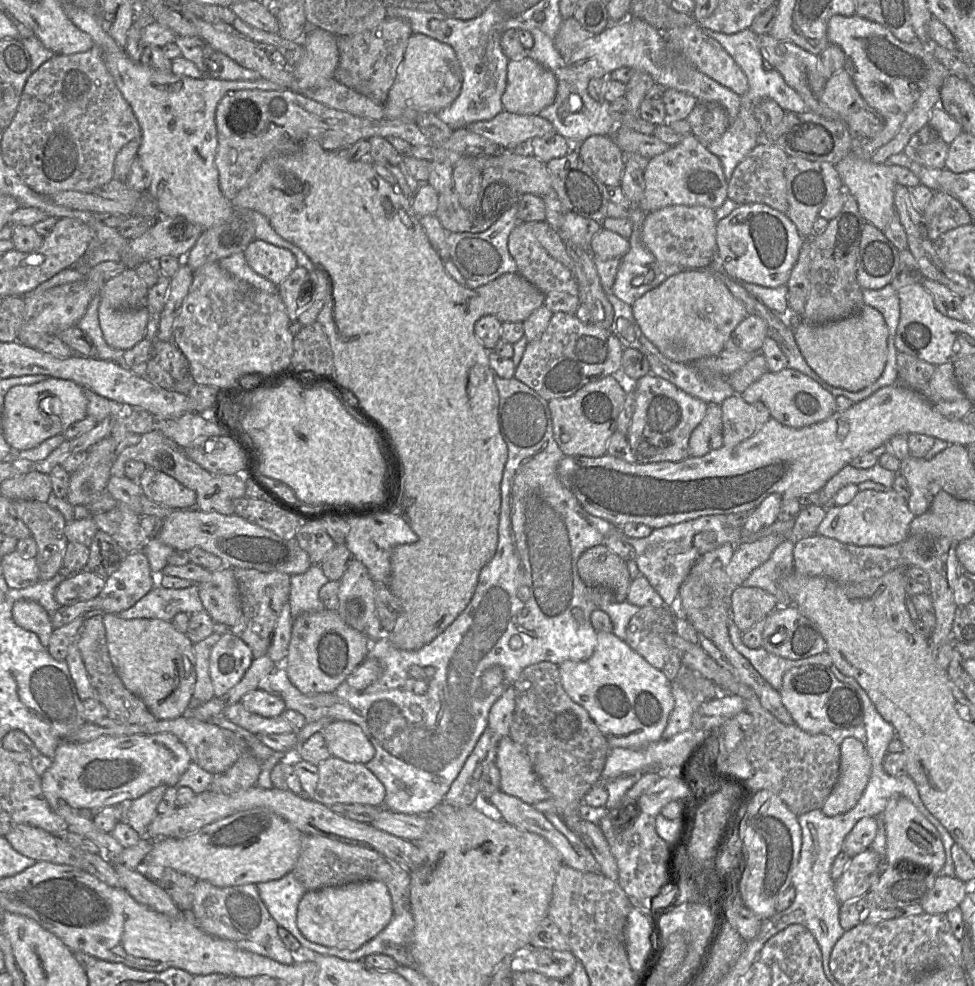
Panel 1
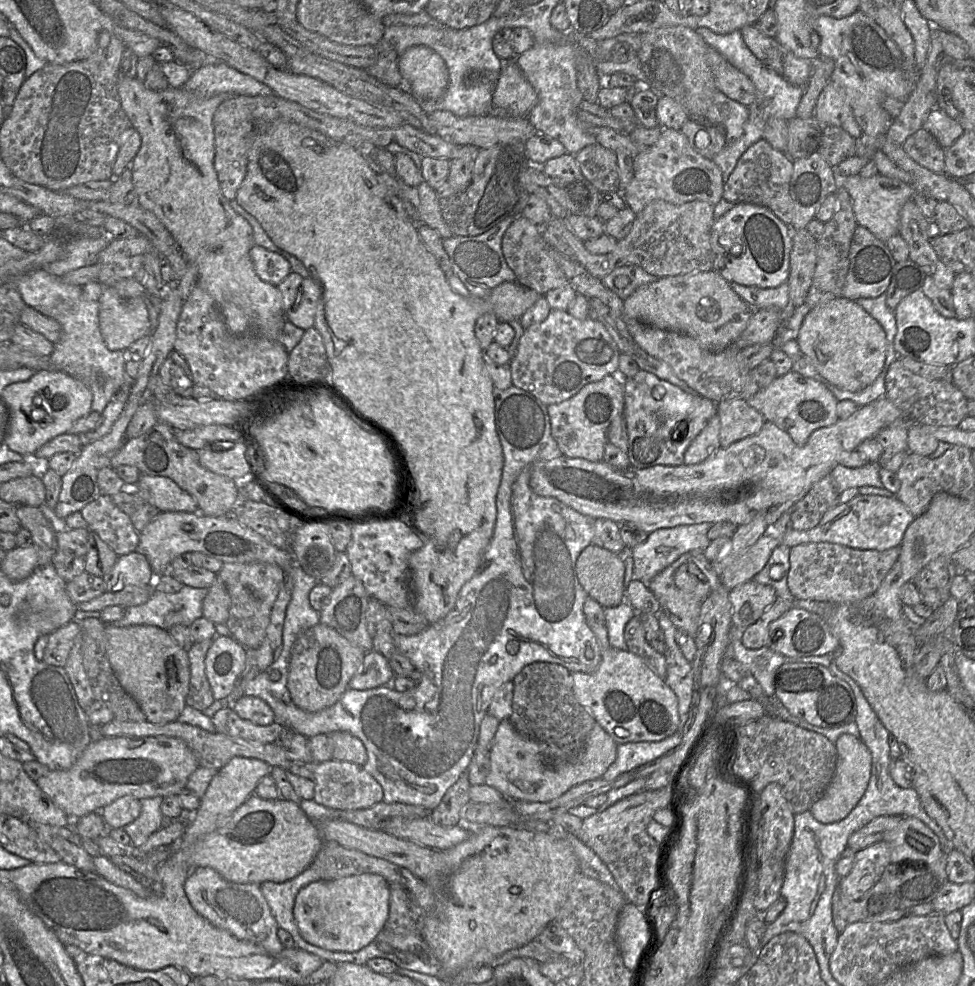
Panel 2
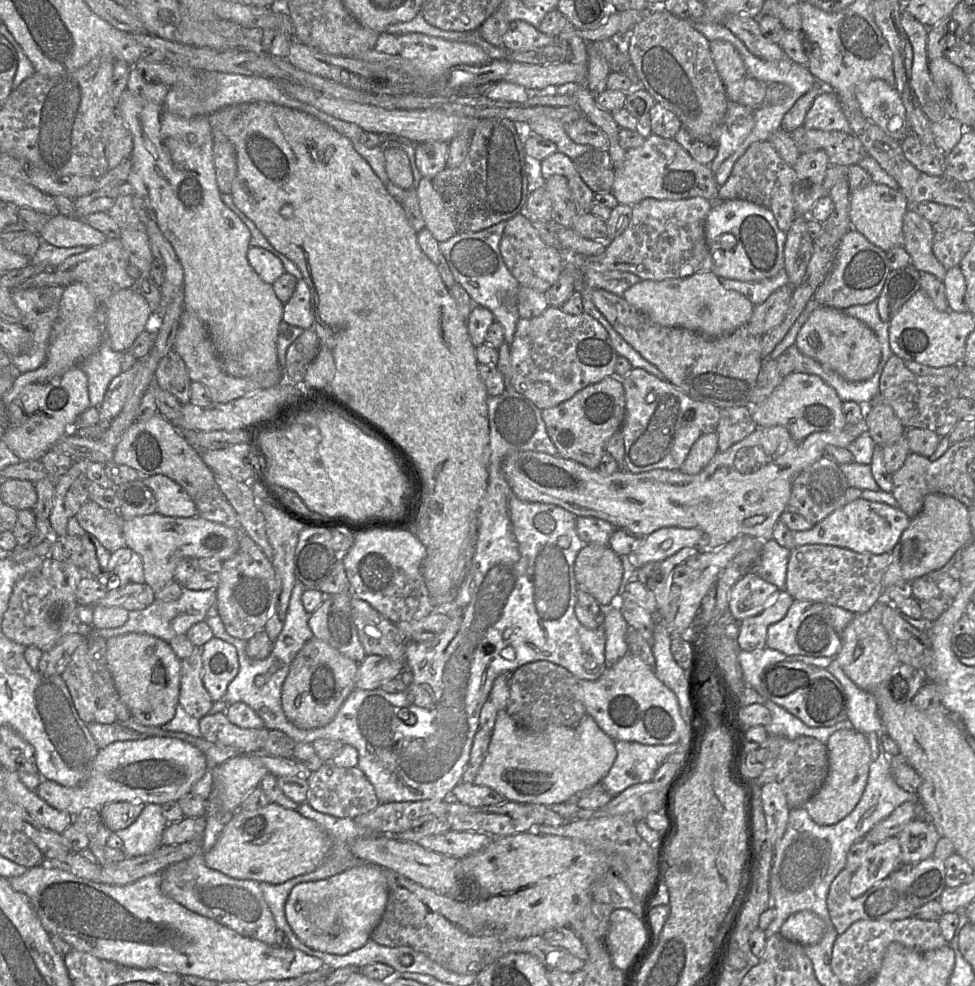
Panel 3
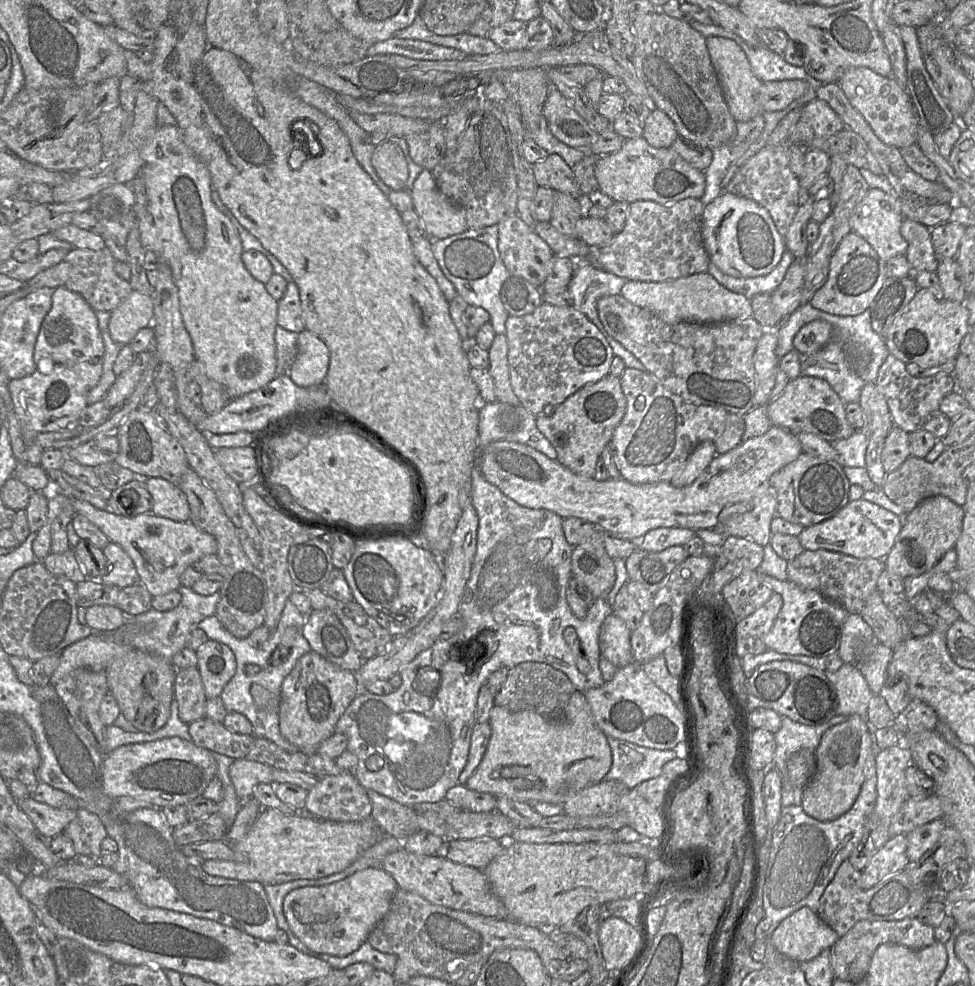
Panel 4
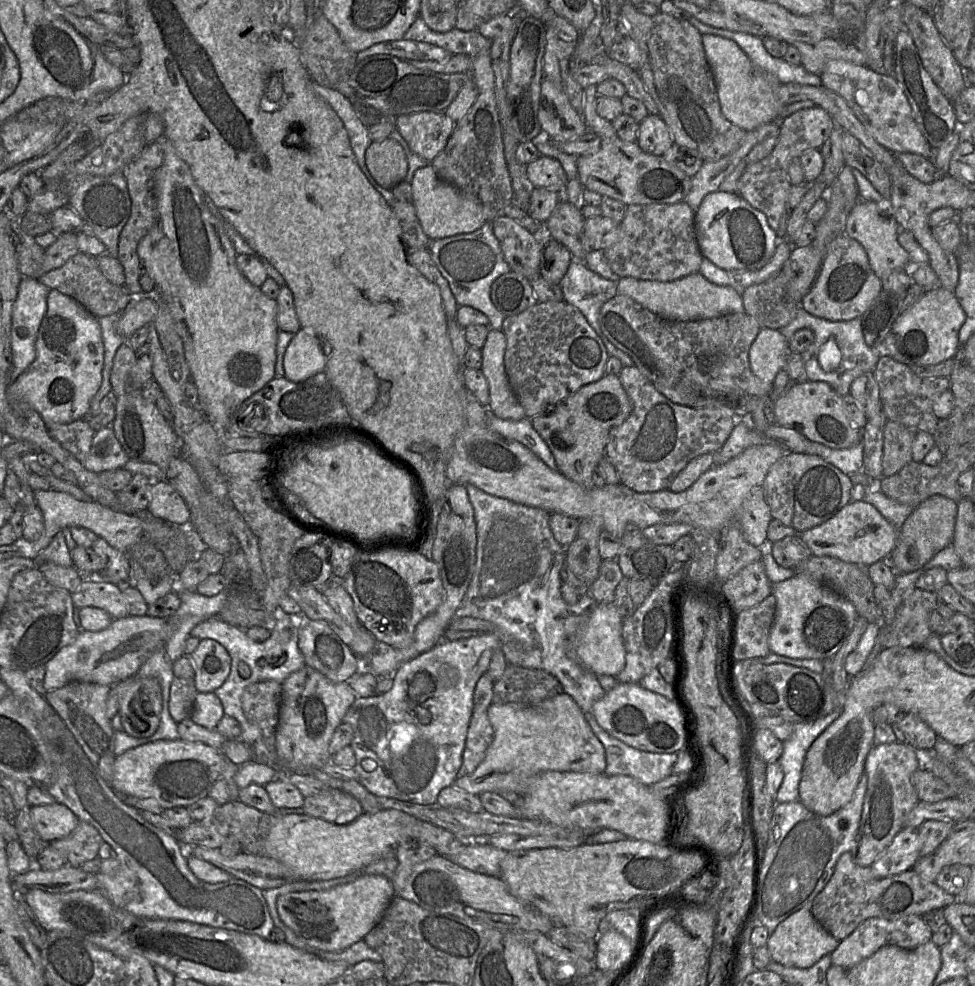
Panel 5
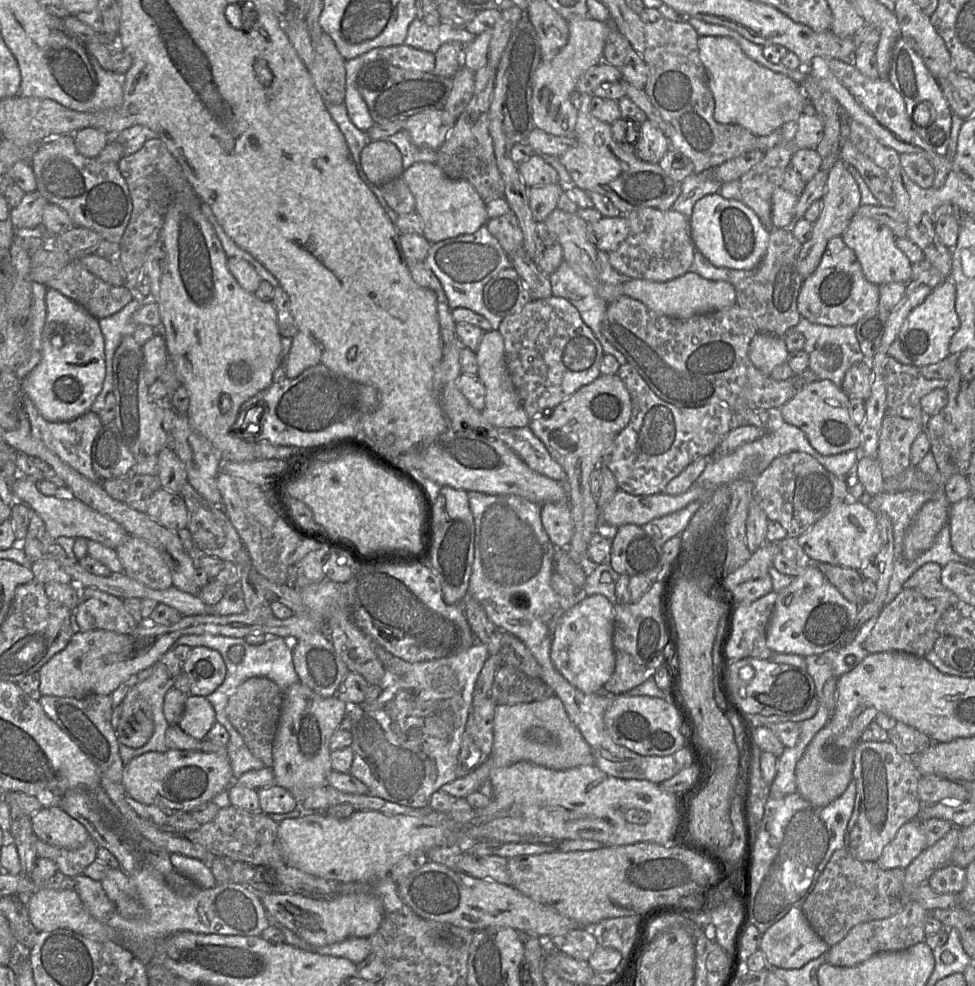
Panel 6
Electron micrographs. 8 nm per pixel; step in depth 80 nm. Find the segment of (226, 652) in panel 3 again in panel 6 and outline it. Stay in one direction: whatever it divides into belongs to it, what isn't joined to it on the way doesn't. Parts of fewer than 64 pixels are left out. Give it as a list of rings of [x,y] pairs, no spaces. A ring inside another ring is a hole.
[[[205,646],[193,647],[181,664],[190,682],[190,695],[207,697],[224,681],[226,665],[222,655]]]

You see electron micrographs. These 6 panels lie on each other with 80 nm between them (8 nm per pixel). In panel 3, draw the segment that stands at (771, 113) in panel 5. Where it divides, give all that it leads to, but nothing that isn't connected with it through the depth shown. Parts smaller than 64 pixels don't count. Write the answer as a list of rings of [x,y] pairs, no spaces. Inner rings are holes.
[[[725,40],[710,41],[710,51],[725,87],[728,100],[739,102],[748,76],[744,61],[735,47]]]

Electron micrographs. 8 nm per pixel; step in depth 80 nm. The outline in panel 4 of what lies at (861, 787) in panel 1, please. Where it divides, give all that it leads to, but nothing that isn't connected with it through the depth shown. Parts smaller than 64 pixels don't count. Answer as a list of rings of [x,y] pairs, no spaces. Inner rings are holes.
[[[851,715],[845,722],[826,731],[815,750],[815,774],[802,791],[804,812],[818,821],[829,822],[850,810],[864,782],[864,766],[873,747],[874,730],[859,715]]]

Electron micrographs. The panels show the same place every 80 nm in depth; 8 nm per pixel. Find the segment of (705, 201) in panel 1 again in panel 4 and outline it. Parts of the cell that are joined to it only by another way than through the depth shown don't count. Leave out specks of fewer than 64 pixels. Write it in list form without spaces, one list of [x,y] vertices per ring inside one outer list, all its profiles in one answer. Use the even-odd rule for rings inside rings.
[[[643,136],[626,139],[615,153],[599,157],[595,166],[598,190],[615,202],[639,200],[673,203],[685,198],[700,199],[705,191],[705,173],[694,168],[670,147],[651,146]]]

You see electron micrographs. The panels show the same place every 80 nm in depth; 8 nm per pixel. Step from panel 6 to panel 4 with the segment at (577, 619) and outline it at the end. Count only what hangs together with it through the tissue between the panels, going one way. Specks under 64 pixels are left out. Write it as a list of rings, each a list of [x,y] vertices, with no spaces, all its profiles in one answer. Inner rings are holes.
[[[611,612],[604,620],[599,633],[600,656],[617,668],[632,662],[630,629],[626,622]]]

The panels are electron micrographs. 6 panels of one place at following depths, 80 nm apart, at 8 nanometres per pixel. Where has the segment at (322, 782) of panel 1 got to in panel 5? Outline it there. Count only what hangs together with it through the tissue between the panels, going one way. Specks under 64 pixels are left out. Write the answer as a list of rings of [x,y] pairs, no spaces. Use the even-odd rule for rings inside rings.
[[[329,787],[318,794],[306,797],[303,811],[336,824],[347,824],[364,812],[360,802],[351,794]]]

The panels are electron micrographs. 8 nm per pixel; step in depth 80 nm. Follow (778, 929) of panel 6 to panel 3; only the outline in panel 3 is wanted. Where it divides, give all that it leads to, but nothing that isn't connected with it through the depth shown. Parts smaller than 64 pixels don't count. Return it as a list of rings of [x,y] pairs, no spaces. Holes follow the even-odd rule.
[[[802,910],[792,914],[783,923],[779,934],[802,946],[817,944],[822,939],[826,924],[815,913]]]

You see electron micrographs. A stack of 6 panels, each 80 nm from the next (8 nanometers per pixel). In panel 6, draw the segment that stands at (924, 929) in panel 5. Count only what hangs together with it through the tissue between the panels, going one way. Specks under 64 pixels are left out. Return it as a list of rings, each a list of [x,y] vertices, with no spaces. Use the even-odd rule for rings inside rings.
[[[911,901],[901,912],[890,918],[859,924],[852,928],[842,941],[830,948],[828,963],[840,967],[853,967],[869,960],[876,954],[906,950],[923,942],[927,936],[924,927],[928,913],[929,911],[918,902]]]

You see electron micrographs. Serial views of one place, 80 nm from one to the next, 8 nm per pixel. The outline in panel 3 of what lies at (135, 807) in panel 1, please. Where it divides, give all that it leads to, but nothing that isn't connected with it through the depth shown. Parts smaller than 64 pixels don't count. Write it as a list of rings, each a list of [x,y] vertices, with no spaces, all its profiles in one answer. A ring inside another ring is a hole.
[[[148,803],[130,826],[115,833],[123,841],[122,849],[126,857],[133,858],[149,854],[161,846],[168,824],[161,805]]]

